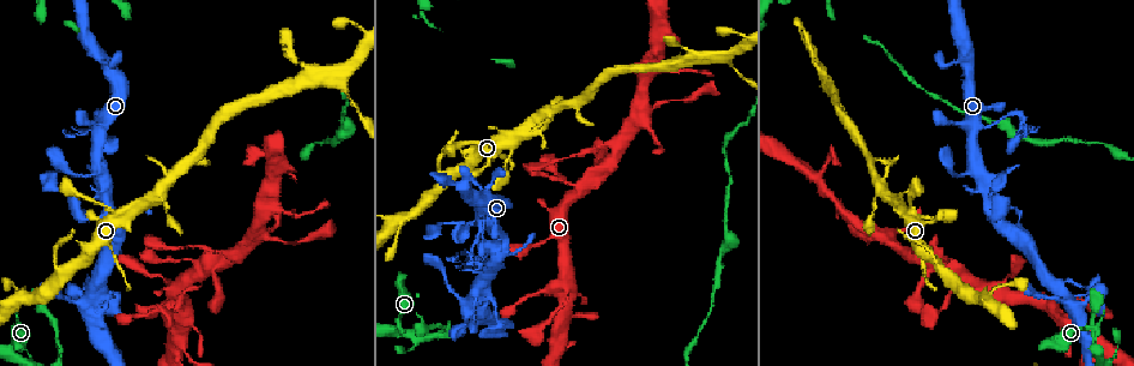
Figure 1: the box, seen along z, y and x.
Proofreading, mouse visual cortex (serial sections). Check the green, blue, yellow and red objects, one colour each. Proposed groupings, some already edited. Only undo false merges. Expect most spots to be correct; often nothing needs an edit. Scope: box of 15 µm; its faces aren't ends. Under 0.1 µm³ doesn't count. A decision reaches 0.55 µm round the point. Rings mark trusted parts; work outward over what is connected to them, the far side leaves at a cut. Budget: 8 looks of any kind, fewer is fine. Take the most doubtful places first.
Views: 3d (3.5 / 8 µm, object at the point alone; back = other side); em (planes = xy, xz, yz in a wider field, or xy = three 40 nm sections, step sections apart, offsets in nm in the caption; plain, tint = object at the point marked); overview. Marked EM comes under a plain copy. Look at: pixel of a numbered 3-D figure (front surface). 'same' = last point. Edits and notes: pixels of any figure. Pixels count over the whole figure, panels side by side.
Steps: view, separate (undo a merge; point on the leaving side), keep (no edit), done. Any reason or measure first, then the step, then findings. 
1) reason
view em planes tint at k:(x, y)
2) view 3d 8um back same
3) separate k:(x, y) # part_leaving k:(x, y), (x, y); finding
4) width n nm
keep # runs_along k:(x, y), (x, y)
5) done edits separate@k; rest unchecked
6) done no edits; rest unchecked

sharp bend
view 3d 3.5um back at 1:(13, 327)

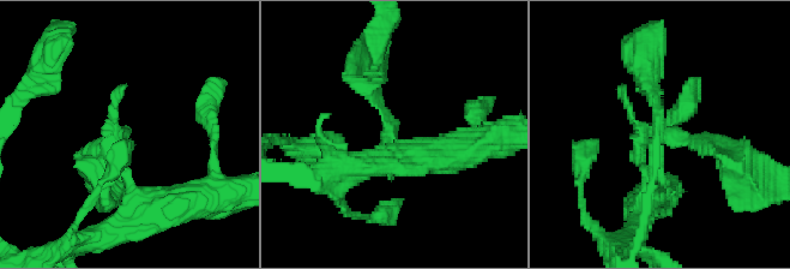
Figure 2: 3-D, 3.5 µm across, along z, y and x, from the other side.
view em xy step 5 tint at 2:(117, 135)

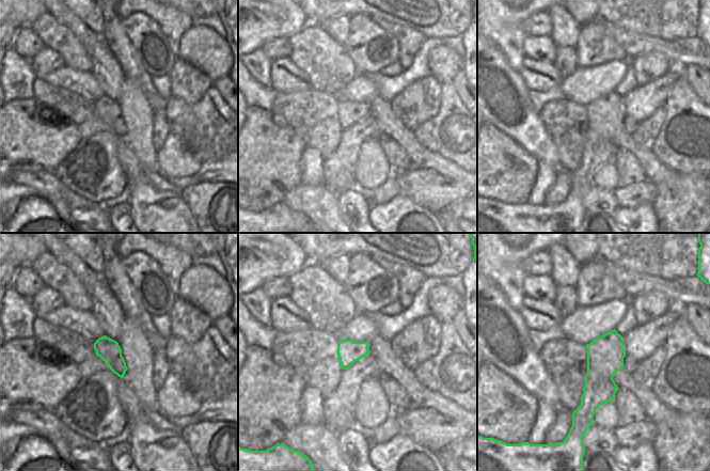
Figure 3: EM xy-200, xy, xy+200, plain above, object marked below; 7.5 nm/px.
keep # runs_along 2:(713, 143), (643, 136), (643, 207); continuous, no second cell

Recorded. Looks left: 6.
three arms meet
view 3d 3.5um at 1:(974, 126)

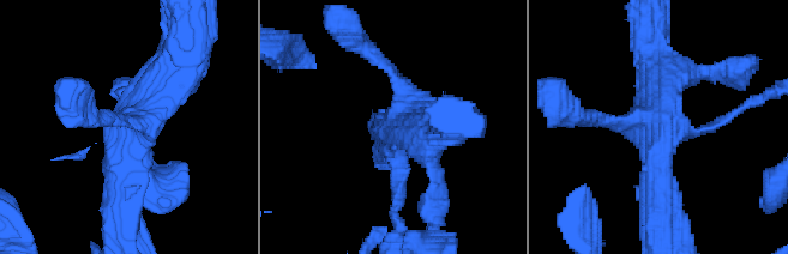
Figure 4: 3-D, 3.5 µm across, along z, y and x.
arms 3; arm_widths 150, 450, 600 nm; shape alone is not enough
view em xy step 1 tint at 4:(394, 131)

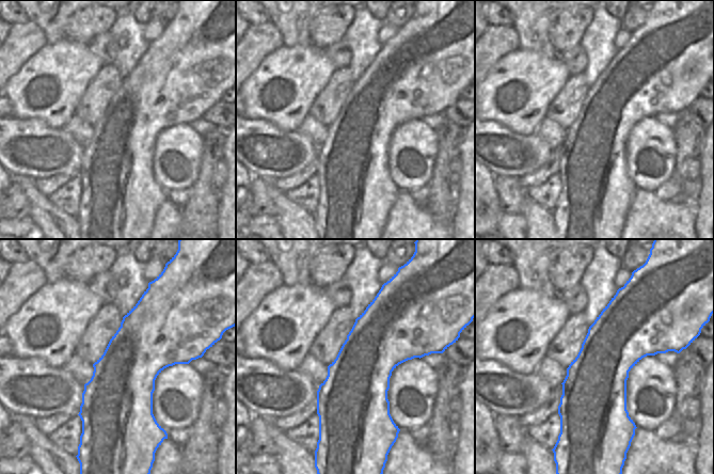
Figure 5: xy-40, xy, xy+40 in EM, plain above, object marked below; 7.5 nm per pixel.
keep # runs_along 4:(178, 68), (126, 124), (119, 212); all the same cell

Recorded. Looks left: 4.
calibre changes
view 3d 3.5um at 1:(1019, 125)

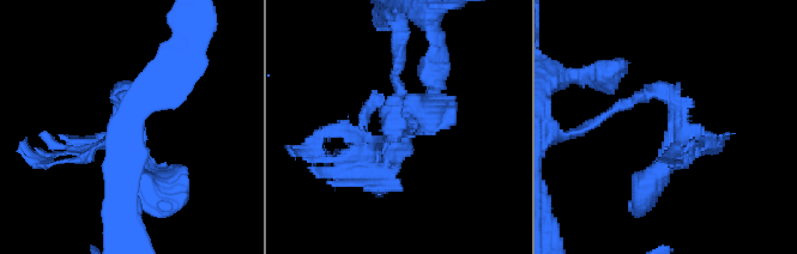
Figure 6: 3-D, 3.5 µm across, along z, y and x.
view em xy step 3 tint at 6:(398, 133)

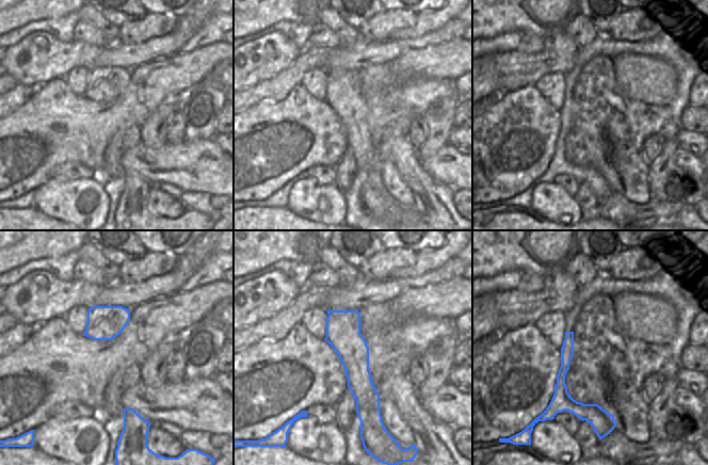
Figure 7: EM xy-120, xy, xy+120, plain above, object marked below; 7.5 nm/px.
keep # runs_along 6:(127, 106), (142, 175), (156, 191); all the same cell

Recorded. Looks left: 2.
done no edits; rest unchecked

